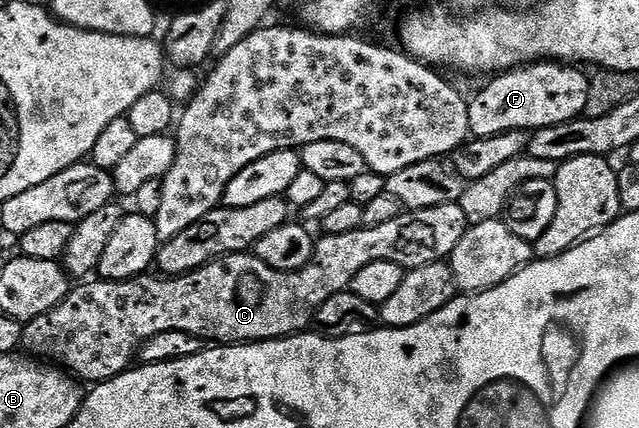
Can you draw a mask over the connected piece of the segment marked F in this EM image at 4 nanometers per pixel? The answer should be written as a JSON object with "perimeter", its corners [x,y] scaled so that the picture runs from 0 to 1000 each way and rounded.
{"perimeter":[[[847,143],[825,147],[809,161],[795,161],[770,178],[768,189],[750,220],[732,234],[736,318],[739,322],[784,315],[797,306],[836,306],[847,297],[872,297],[872,287],[890,287],[897,278],[914,271],[922,241],[922,203],[925,192],[920,173],[912,173],[911,159],[894,147],[870,147]]]}

